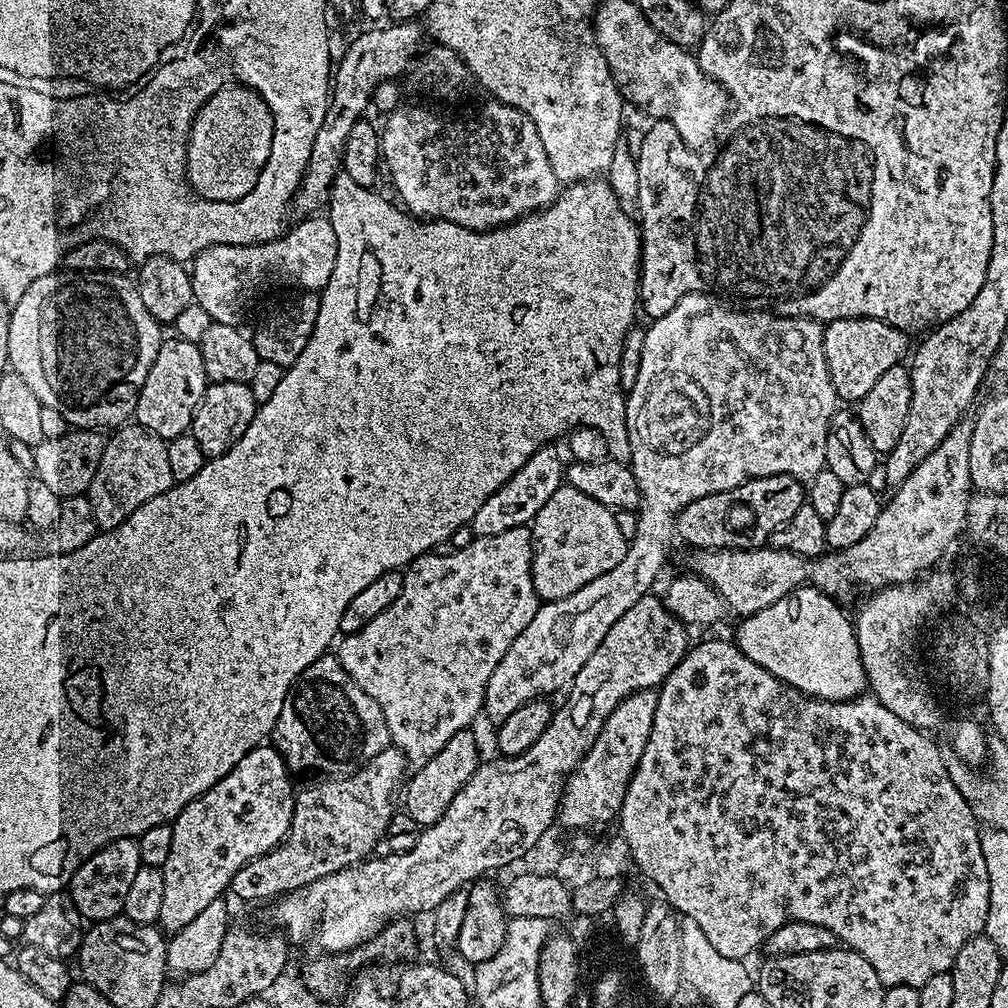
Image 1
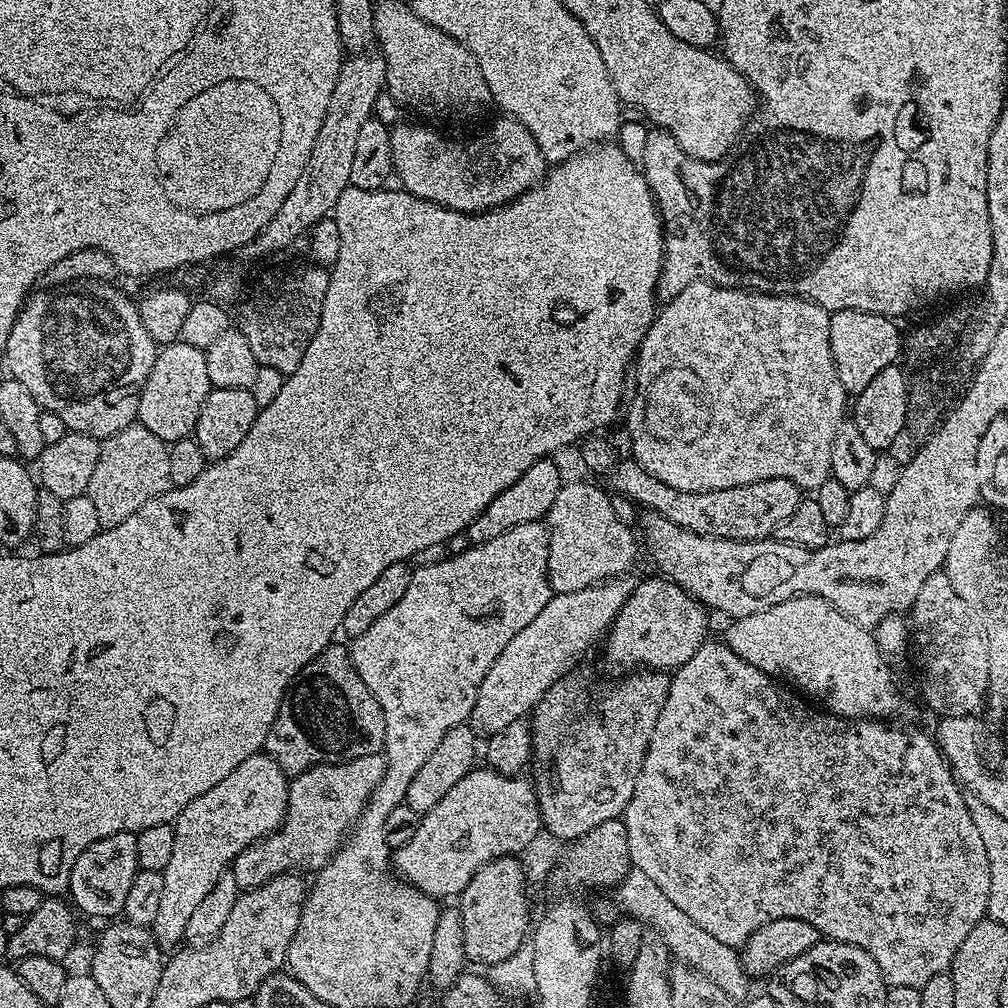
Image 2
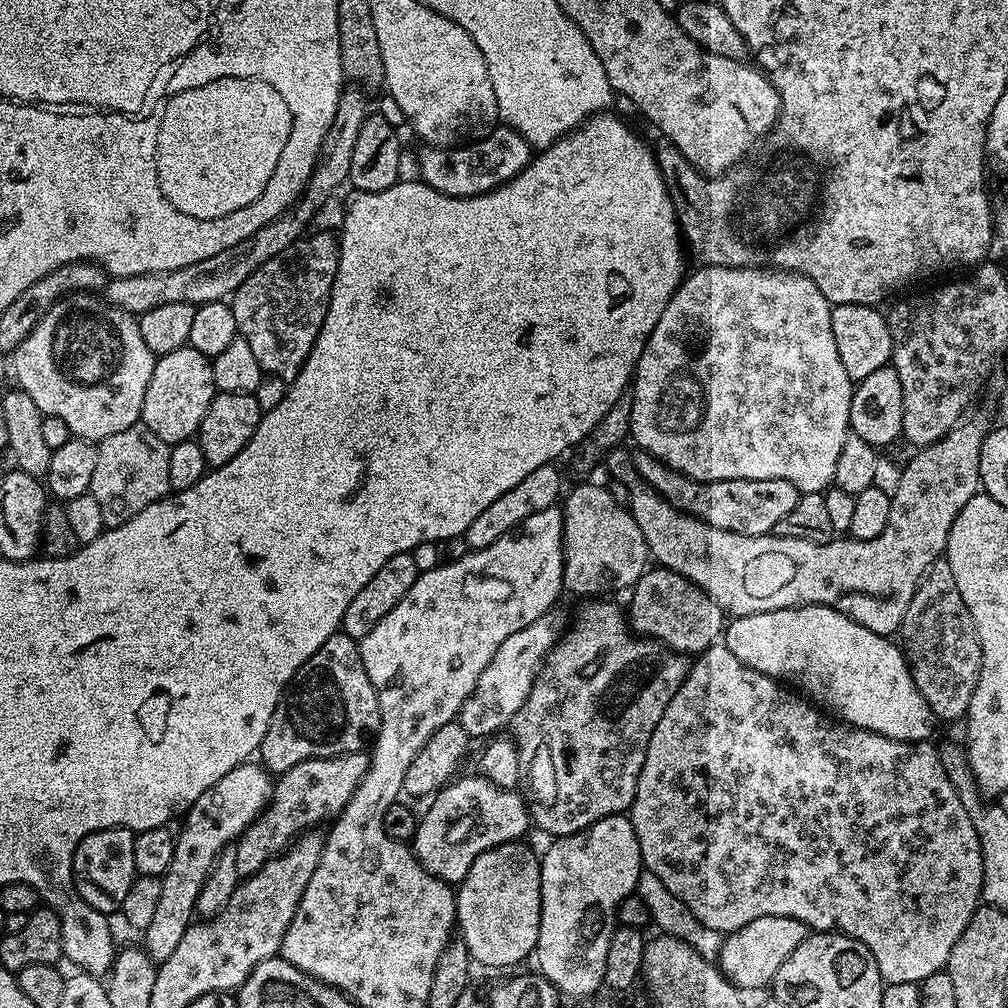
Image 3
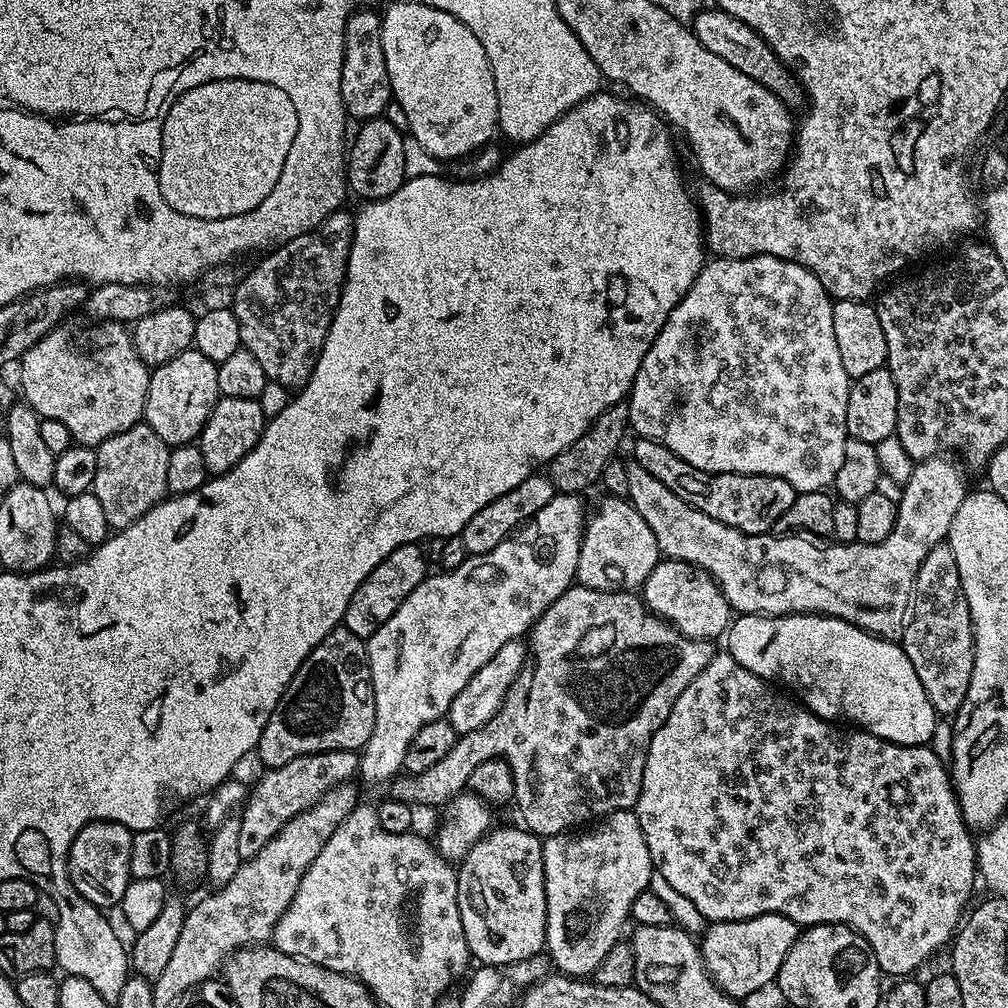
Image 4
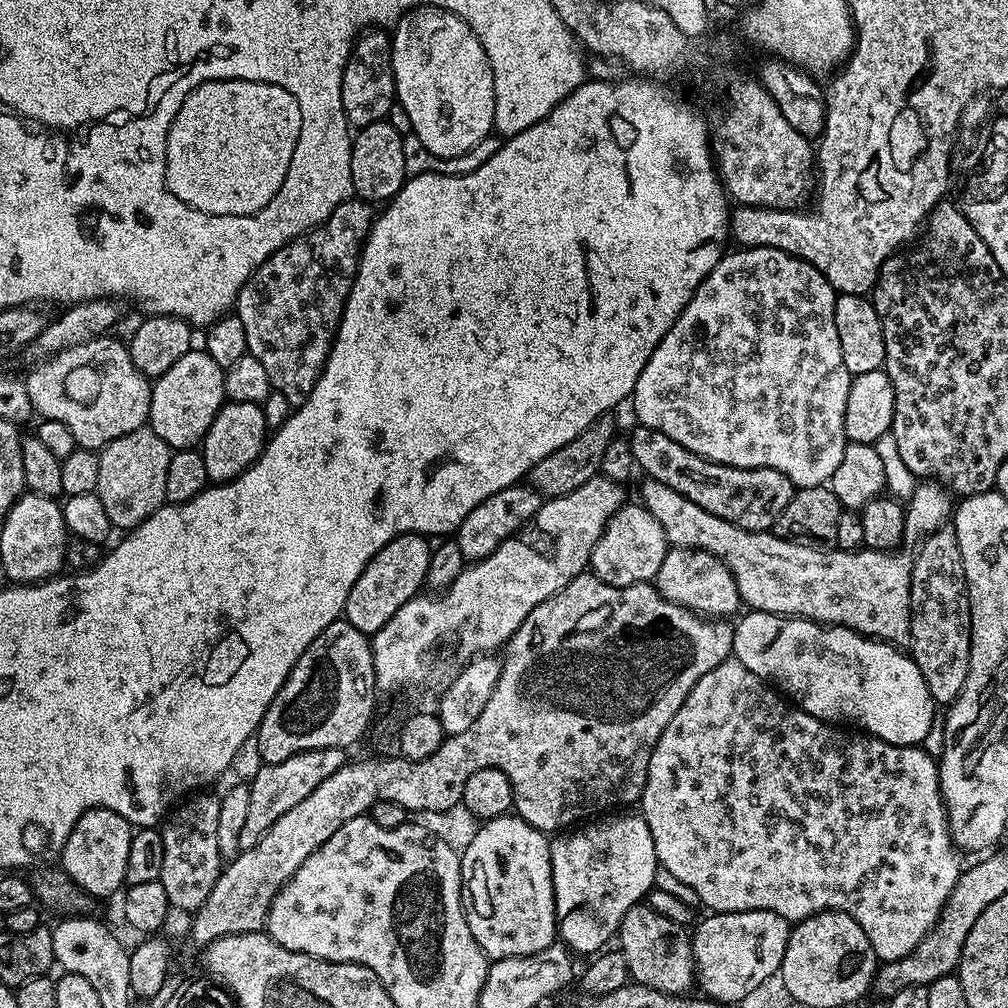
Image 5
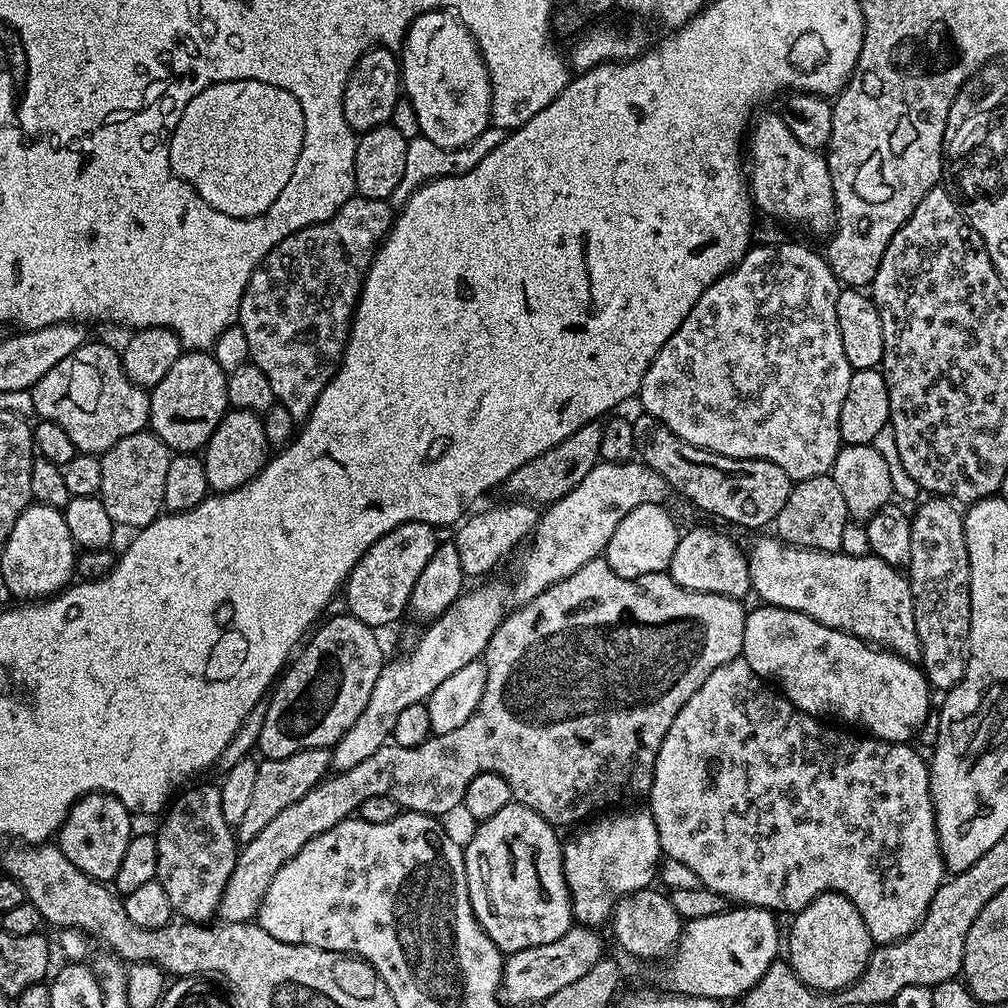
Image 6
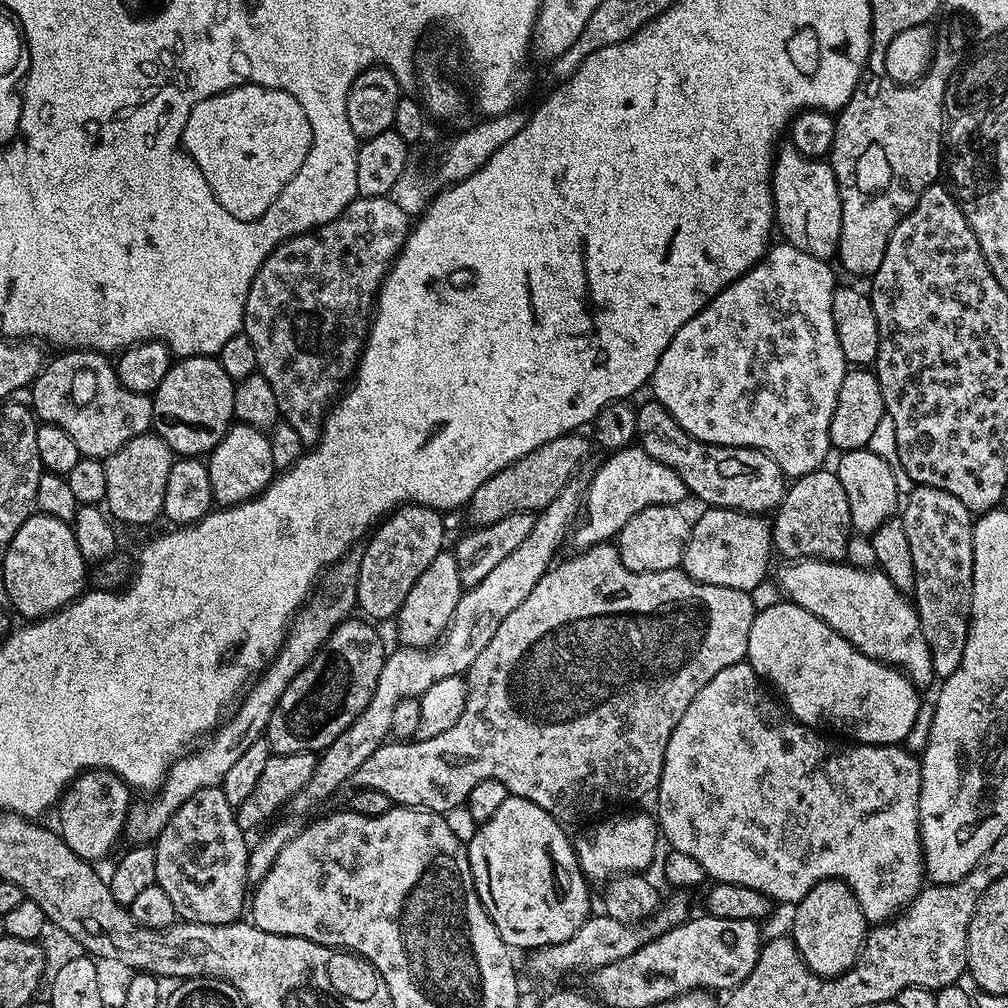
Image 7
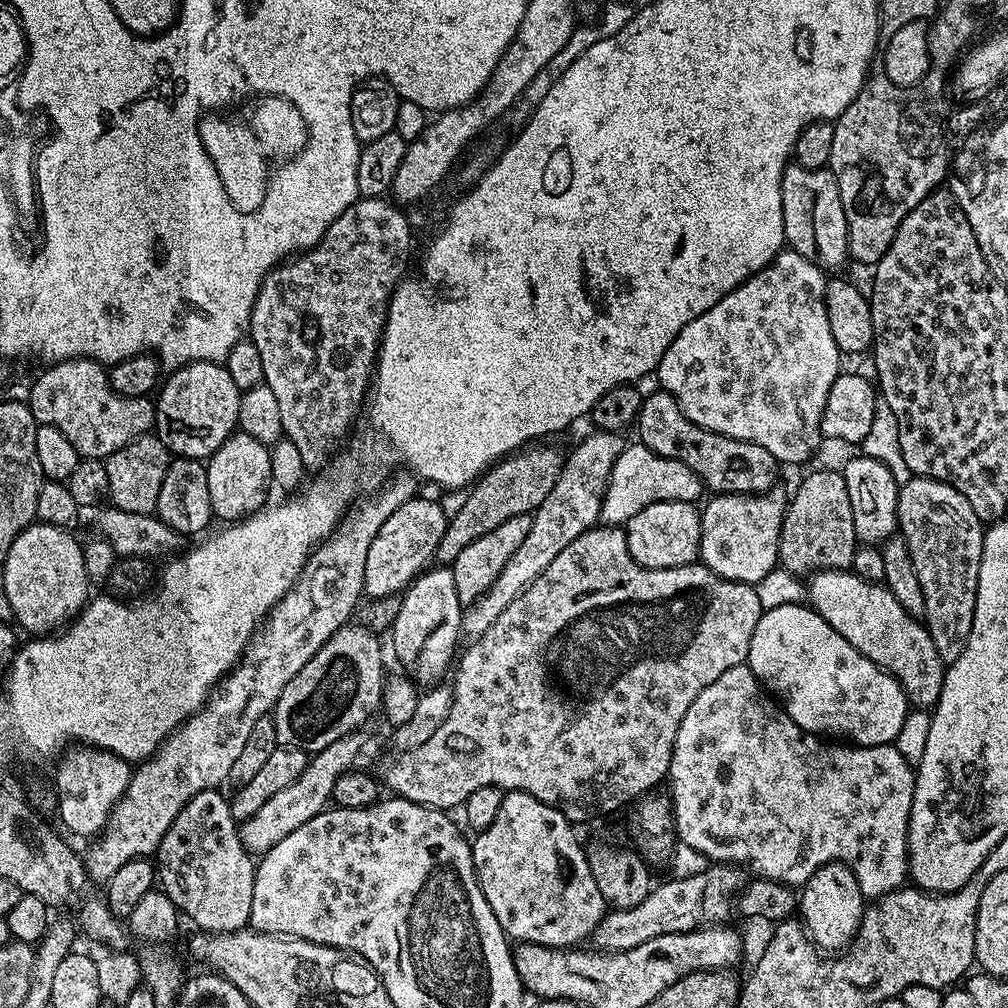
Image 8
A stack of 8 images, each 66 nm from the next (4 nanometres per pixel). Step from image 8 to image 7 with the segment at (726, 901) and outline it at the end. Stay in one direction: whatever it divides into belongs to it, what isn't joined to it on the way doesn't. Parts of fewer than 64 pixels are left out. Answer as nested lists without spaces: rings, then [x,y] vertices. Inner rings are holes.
[[[680,890],[673,891],[671,894],[673,896],[669,900],[667,897],[653,916],[640,921],[639,924],[623,924],[603,914],[589,915],[586,923],[578,926],[578,930],[574,930],[574,934],[566,938],[566,942],[531,949],[527,953],[529,974],[537,976],[540,980],[560,980],[563,976],[570,975],[571,972],[591,974],[602,966],[610,966],[610,962],[630,958],[630,954],[634,954],[646,942],[658,938],[662,933],[676,928],[689,919],[688,900],[684,897],[687,895]]]

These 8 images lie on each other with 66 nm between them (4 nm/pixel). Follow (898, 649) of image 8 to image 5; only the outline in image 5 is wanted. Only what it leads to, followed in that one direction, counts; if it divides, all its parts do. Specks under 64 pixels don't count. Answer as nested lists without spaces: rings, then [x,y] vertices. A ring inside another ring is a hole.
[[[651,478],[641,479],[639,503],[658,518],[666,534],[669,545],[678,548],[701,548],[703,552],[714,554],[734,574],[736,589],[741,601],[749,609],[758,612],[773,612],[775,616],[794,616],[805,620],[814,620],[818,624],[839,626],[859,632],[874,640],[882,640],[897,646],[910,645],[910,622],[912,621],[912,561],[913,557],[904,550],[879,552],[873,548],[863,547],[855,552],[831,550],[824,552],[823,547],[813,546],[808,542],[797,542],[771,531],[748,532],[734,526],[690,502],[678,490],[670,490],[662,482]]]

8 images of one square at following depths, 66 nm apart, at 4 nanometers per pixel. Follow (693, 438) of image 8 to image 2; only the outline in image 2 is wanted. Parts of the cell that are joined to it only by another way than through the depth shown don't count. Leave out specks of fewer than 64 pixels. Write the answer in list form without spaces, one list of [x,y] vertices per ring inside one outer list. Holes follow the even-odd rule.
[[[621,459],[610,474],[611,491],[630,498],[638,506],[670,518],[678,526],[694,534],[714,536],[718,540],[762,540],[771,537],[778,522],[786,522],[802,499],[801,489],[793,480],[770,478],[709,492],[679,492],[654,478],[636,460]]]

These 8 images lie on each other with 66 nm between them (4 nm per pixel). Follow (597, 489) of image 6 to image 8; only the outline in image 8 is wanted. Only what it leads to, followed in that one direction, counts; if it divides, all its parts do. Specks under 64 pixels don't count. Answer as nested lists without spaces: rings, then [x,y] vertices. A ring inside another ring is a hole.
[[[629,443],[618,454],[618,462],[614,462],[614,470],[610,470],[608,485],[602,498],[600,520],[608,526],[627,525],[638,510],[650,506],[654,502],[686,502],[690,505],[697,503],[700,495],[705,495],[706,489],[698,474],[690,470],[684,462],[674,458],[662,458],[654,454],[645,444]]]

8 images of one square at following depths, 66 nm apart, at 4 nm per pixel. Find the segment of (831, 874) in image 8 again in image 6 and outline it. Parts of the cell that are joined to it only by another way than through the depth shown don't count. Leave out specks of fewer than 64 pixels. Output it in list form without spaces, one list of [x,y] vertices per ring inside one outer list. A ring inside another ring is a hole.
[[[823,892],[791,920],[792,929],[786,932],[786,959],[796,977],[813,992],[831,994],[849,988],[866,970],[874,945],[862,914],[841,892]]]

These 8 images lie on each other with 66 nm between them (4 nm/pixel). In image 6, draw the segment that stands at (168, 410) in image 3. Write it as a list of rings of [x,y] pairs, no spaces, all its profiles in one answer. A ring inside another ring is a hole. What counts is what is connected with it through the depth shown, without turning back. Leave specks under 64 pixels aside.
[[[188,350],[180,355],[174,366],[170,367],[170,372],[151,389],[148,418],[151,431],[160,437],[169,450],[176,454],[196,454],[207,444],[229,408],[228,373],[222,370],[222,366],[218,366],[218,362],[207,351]]]

